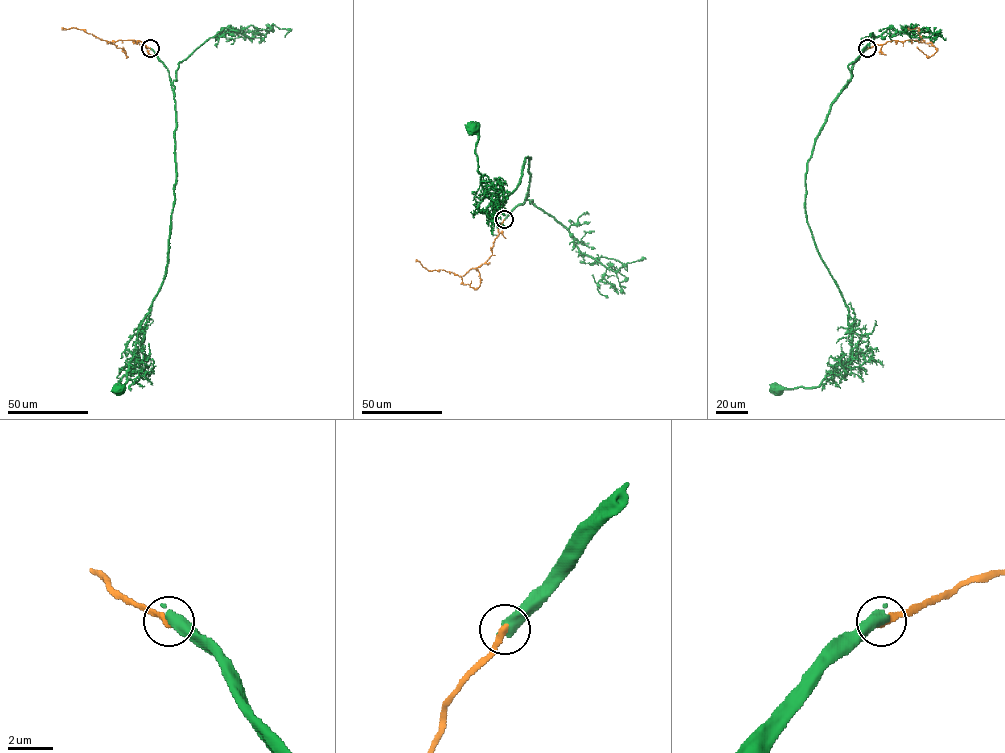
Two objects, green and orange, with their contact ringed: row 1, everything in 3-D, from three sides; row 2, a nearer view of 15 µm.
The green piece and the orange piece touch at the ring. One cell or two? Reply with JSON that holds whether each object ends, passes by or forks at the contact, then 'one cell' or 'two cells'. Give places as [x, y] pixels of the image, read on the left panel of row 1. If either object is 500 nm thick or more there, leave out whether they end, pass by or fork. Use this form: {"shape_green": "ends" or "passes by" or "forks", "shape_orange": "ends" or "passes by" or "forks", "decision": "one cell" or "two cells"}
{"decision": "two cells"}

